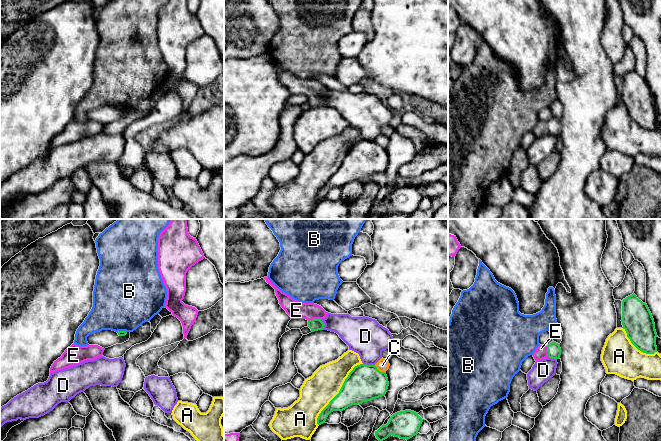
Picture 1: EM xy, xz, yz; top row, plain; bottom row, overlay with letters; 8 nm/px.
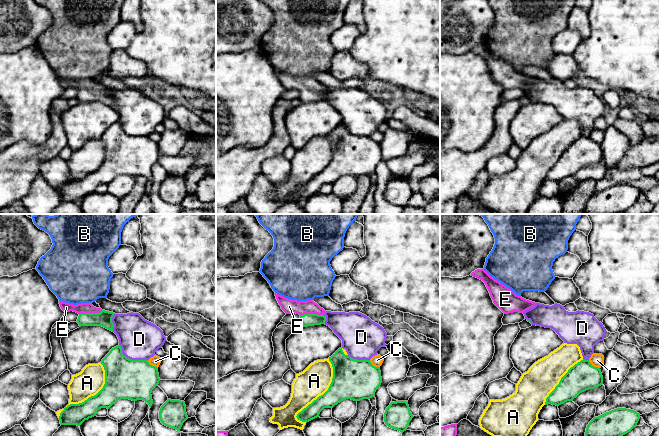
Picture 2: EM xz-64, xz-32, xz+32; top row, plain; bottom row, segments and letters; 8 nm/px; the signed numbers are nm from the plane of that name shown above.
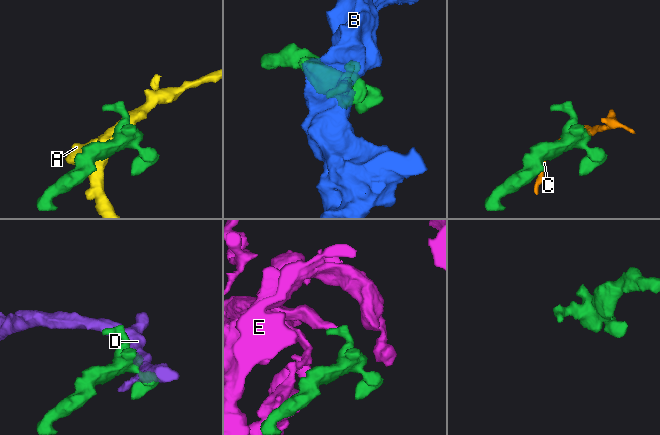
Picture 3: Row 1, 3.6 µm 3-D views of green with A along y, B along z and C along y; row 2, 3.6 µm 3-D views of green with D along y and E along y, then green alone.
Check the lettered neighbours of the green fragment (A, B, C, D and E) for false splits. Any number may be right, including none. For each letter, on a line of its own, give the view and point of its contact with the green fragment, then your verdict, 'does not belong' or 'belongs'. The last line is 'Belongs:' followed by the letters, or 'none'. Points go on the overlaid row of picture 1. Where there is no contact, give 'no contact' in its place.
A: xz (339, 392) | does not belong
B: xy (121, 331) | does not belong
C: xz (378, 370) | does not belong
D: xz (324, 324) | does not belong
E: xz (314, 319) | belongs
Belongs: E

